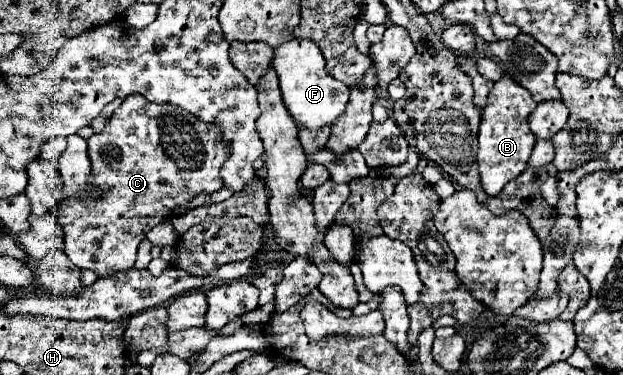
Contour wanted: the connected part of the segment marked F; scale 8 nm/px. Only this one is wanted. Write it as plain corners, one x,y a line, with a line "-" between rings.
290,39
282,43
278,49
274,49
272,67
278,73
284,105
294,123
308,129
320,129
322,125
334,123
334,119
342,115
350,89
326,73
324,57
316,43
310,39

